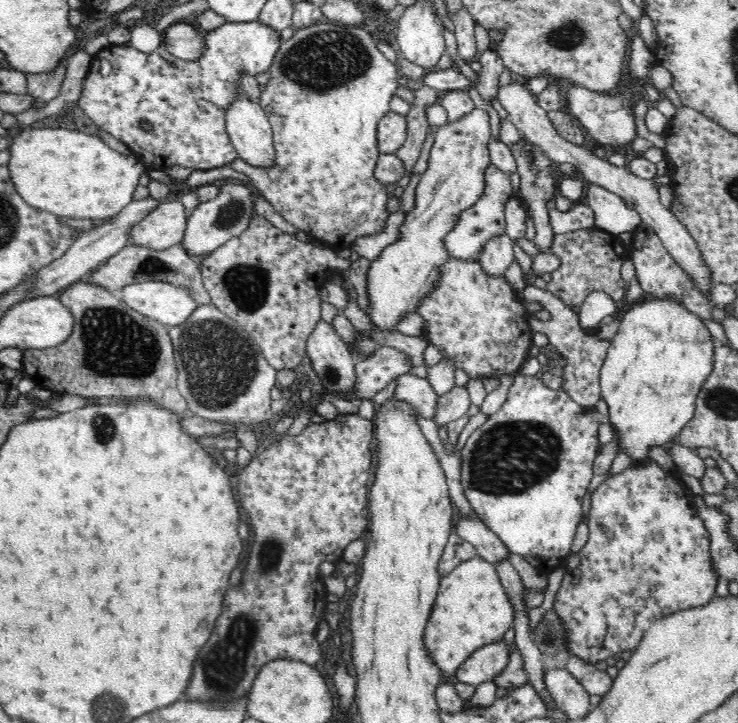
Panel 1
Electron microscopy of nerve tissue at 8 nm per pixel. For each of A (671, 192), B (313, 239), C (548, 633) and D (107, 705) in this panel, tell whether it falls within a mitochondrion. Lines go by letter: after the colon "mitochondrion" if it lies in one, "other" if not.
A: other
B: other
C: mitochondrion
D: mitochondrion

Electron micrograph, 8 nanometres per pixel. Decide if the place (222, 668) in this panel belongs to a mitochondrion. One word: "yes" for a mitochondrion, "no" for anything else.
yes

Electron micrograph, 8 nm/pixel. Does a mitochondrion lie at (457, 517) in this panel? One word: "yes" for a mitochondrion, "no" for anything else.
no

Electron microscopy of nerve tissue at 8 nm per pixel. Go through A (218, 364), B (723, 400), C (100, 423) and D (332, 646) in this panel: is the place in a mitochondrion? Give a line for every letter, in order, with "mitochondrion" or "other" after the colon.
A: mitochondrion
B: mitochondrion
C: mitochondrion
D: mitochondrion

